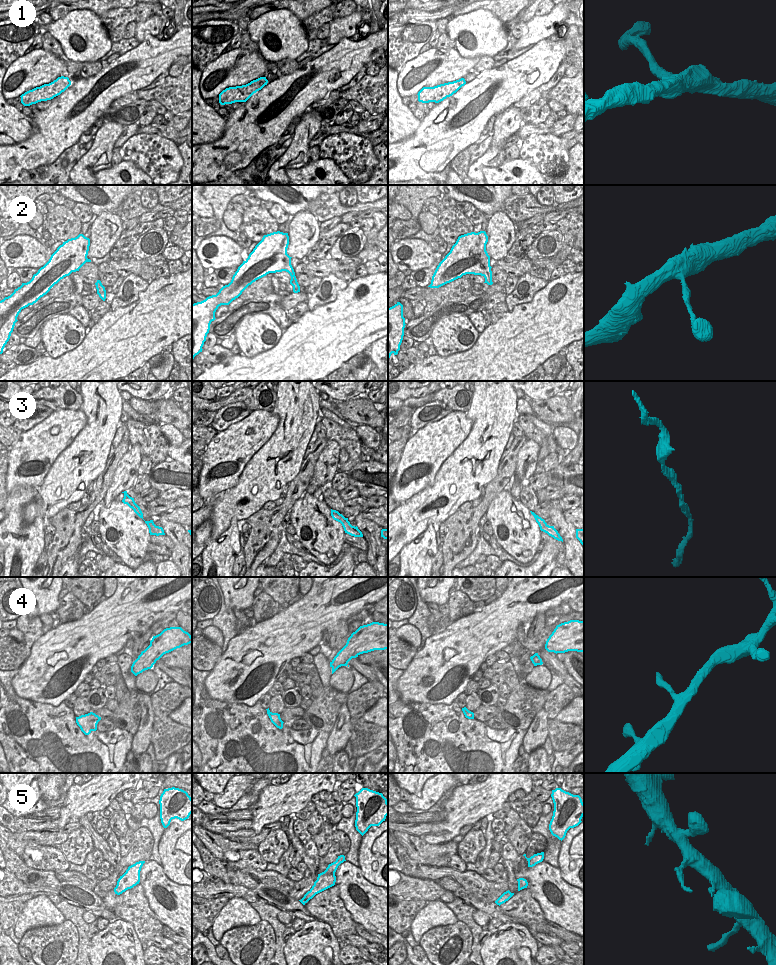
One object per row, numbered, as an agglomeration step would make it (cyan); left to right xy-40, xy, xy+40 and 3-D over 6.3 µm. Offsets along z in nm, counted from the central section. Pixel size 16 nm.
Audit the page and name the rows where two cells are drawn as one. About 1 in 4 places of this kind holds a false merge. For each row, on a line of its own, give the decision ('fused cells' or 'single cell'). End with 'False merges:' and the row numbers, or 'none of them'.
1: single cell
2: single cell
3: single cell
4: single cell
5: single cell
False merges: none of them

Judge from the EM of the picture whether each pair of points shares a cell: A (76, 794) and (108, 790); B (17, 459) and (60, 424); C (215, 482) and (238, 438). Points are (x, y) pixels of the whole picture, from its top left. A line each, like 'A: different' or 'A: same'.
A: same
B: same
C: same

